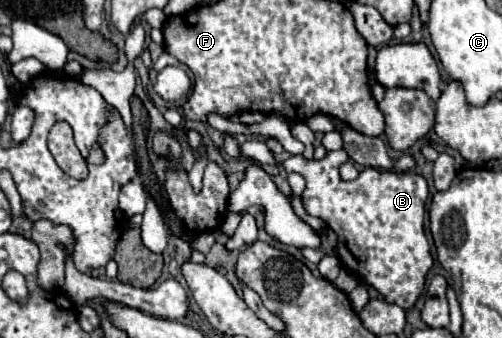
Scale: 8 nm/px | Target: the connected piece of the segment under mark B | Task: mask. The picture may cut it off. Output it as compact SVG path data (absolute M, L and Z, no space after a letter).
M336 150L328 152L322 160L290 156L280 166L286 172L300 172L306 178L302 192L304 208L310 216L324 220L338 236L336 252L342 266L352 274L360 274L386 302L398 304L408 312L424 292L426 274L434 264L424 234L428 182L420 174L376 168L364 168L356 180L346 182L338 174L342 162L344 150Z

